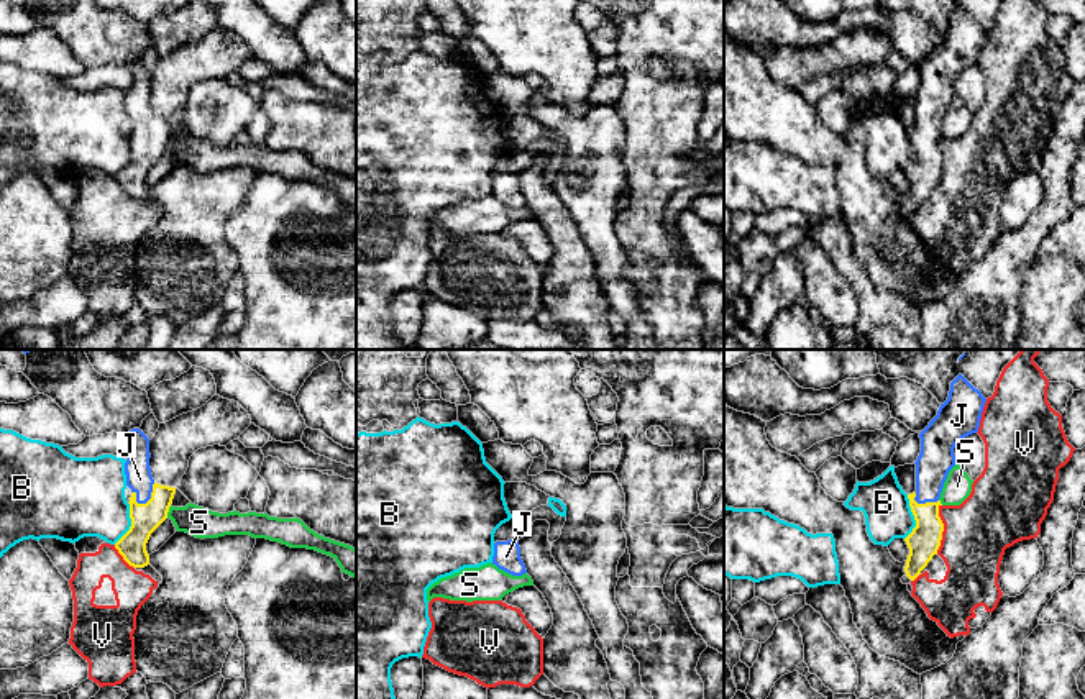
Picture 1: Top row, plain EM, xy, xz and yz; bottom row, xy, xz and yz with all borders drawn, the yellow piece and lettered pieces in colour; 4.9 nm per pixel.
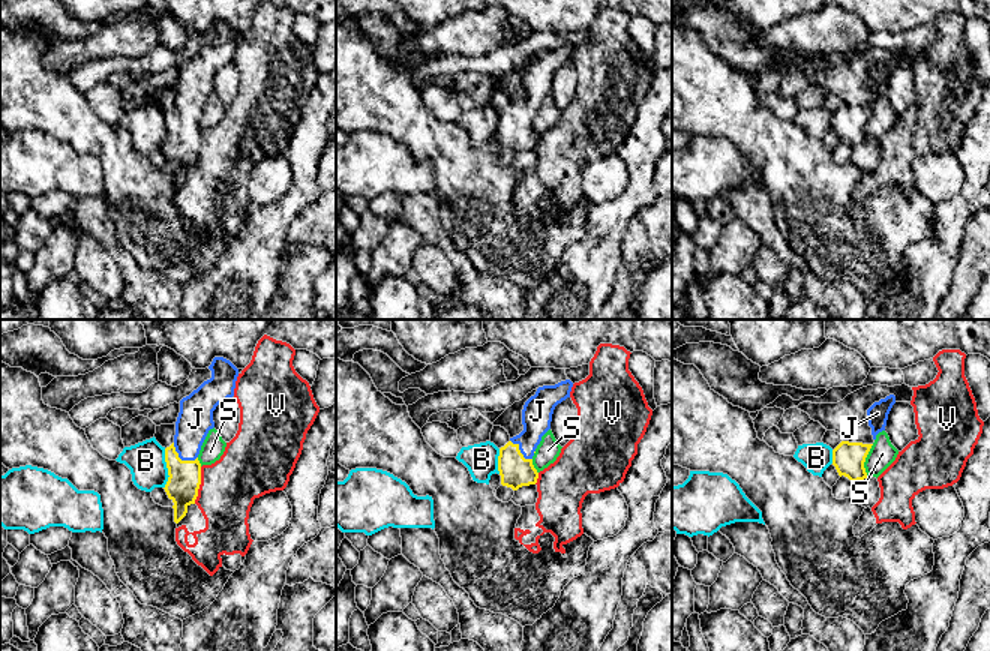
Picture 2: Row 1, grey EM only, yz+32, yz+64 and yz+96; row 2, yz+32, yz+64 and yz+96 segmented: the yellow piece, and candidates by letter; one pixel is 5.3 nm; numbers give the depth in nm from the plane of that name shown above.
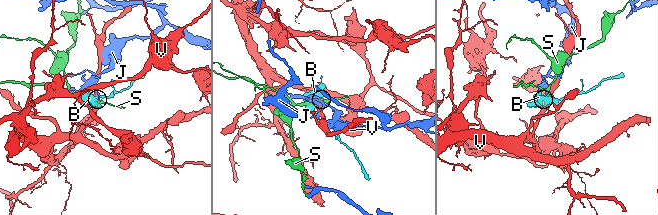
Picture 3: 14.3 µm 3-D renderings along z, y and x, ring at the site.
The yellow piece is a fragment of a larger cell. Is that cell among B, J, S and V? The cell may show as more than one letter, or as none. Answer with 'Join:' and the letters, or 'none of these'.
Join: J

